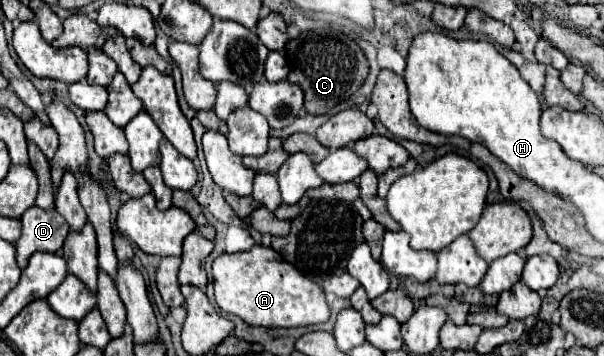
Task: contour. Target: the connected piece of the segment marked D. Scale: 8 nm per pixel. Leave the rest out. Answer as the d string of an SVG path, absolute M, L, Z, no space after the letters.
M28 208L22 214L22 236L16 242L16 260L20 268L26 268L28 258L34 252L58 252L70 232L70 226L56 210Z

